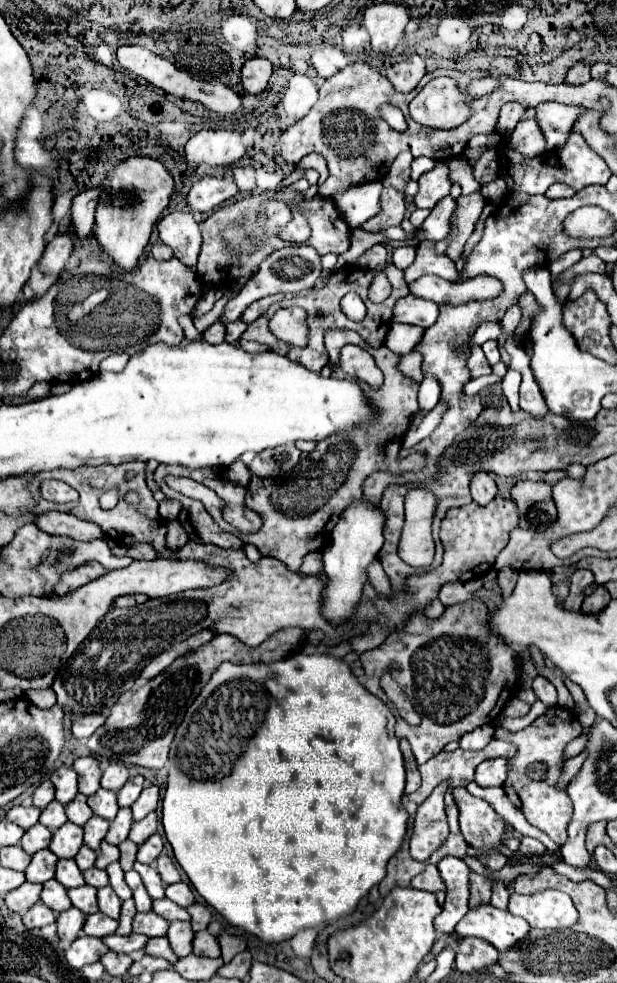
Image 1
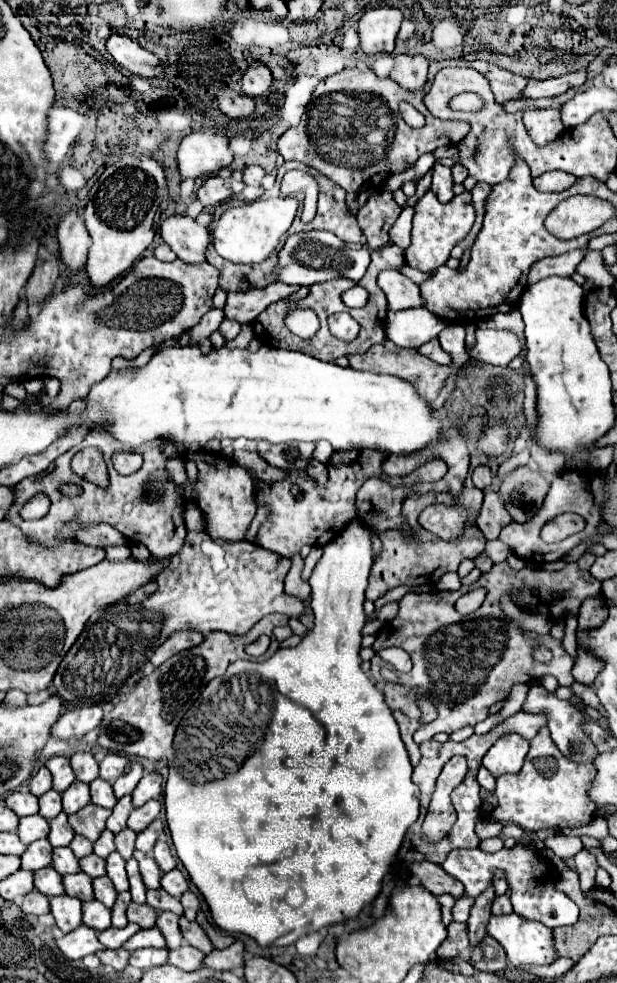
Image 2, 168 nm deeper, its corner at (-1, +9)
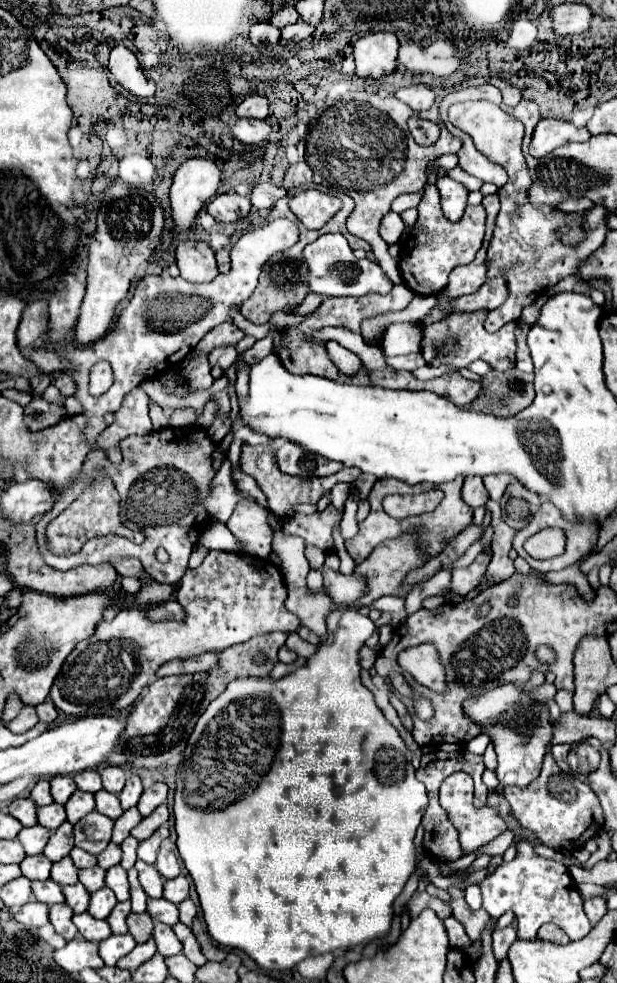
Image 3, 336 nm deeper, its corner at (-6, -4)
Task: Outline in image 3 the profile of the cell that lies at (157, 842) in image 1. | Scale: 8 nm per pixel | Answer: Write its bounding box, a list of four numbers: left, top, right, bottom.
[138,824,168,864]

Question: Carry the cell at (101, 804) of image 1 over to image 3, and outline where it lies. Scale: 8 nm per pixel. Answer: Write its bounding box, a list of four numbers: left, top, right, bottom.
[96,790,122,820]

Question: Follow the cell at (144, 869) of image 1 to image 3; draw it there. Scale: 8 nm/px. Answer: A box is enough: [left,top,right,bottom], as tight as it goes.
[134,860,164,898]

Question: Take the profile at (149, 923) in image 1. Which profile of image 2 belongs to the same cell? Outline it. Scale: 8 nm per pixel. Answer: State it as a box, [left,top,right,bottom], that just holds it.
[127,903,157,929]

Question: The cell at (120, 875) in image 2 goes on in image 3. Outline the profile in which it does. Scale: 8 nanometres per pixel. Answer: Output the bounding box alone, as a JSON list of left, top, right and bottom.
[106,864,130,902]

